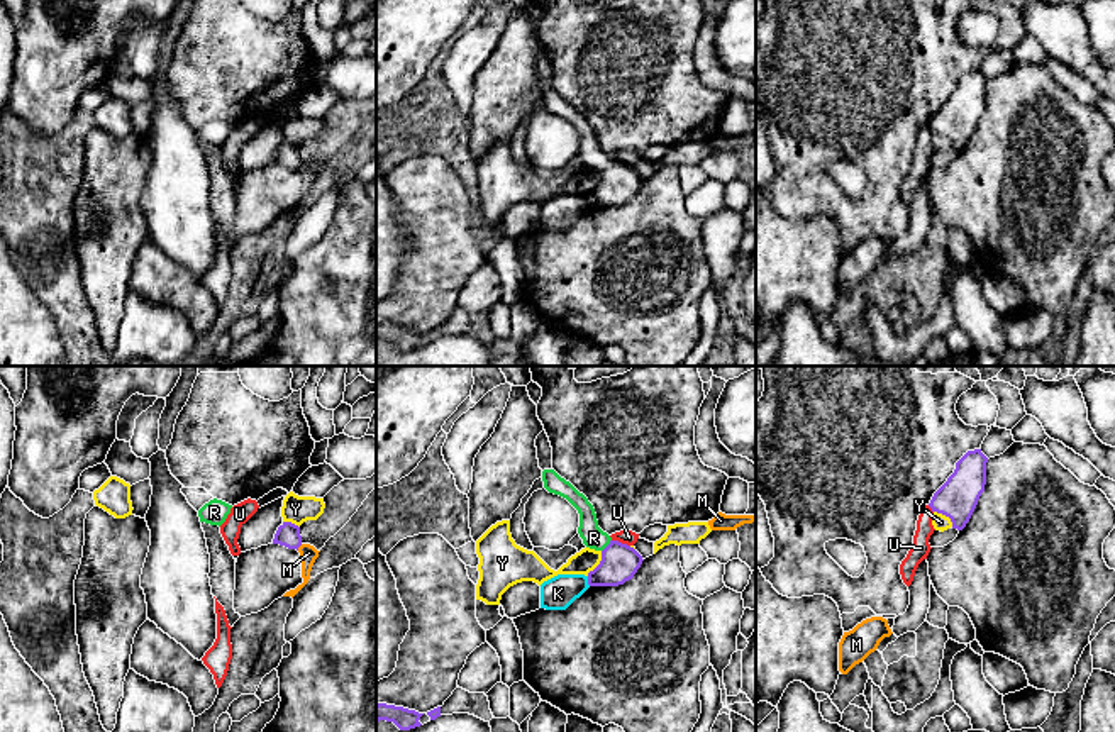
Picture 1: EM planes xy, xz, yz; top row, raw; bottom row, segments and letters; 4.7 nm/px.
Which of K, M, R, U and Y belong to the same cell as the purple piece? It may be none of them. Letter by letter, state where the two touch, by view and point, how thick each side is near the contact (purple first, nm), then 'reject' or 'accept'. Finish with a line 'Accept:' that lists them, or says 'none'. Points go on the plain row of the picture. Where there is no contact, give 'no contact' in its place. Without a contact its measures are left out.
K: meets purple in xz at (588, 202); 180 nm thick on the purple side, 160 nm on the other; reject
M: meets purple in xy at (299, 166); 110 nm thick on the purple side, 80 nm on the other; reject
R: meets purple in xz at (607, 166); 180 nm thick on the purple side, 110 nm on the other; accept
U: meets purple in xz at (621, 163); 180 nm thick on the purple side, 70 nm on the other; reject
Y: meets purple in xz at (600, 183); 180 nm thick on the purple side, 110 nm on the other; reject
Accept: R

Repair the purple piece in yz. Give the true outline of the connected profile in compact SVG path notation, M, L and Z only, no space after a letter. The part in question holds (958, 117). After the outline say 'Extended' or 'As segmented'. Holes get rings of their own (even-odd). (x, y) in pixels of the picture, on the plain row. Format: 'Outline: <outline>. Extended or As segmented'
Outline: M981 69L968 71L954 93L934 114L929 127L932 132L951 139L952 149L962 151L969 142L986 105L988 78Z. As segmented

